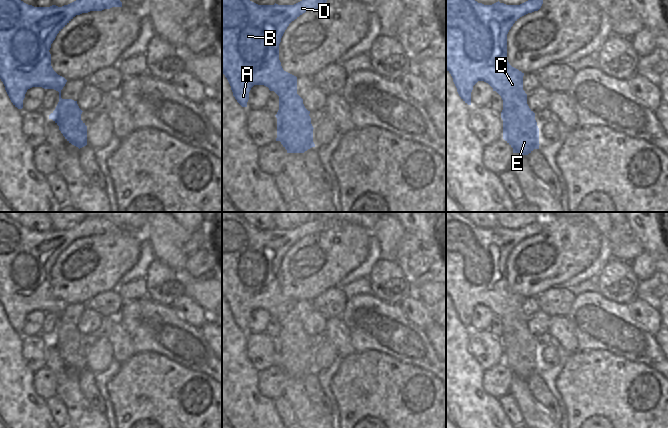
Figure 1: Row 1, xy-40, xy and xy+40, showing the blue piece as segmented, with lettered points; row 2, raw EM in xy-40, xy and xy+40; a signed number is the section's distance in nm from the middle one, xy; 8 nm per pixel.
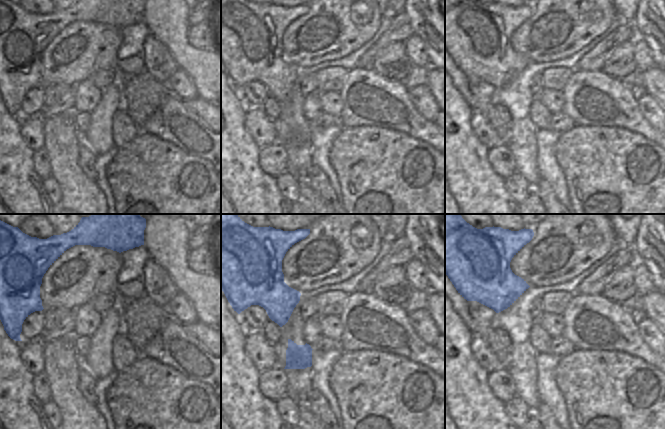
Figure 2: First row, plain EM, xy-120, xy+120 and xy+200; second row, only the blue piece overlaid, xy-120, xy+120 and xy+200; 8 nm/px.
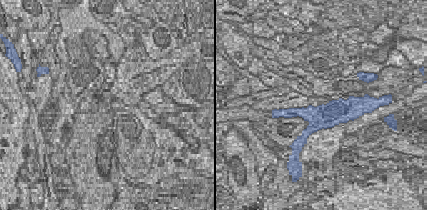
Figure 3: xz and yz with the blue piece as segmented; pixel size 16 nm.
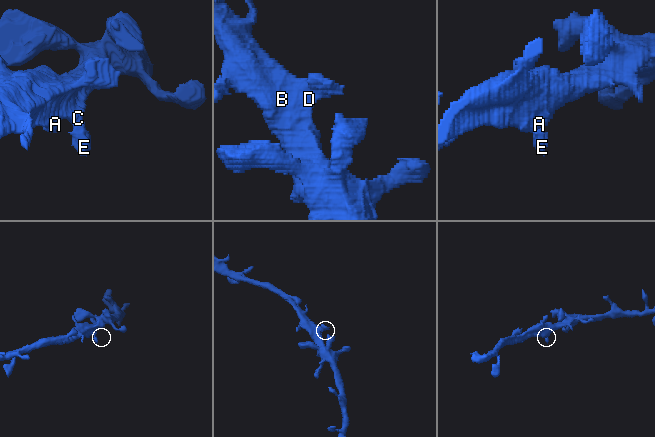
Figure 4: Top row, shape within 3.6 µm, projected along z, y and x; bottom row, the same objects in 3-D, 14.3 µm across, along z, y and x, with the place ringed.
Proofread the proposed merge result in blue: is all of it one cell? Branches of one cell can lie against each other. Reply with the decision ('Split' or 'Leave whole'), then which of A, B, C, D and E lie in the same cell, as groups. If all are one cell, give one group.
Leave whole. Groups: A B C D E.

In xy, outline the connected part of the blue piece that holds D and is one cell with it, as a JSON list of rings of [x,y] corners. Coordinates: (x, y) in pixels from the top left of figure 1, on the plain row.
[[[222,212],[222,297],[227,302],[233,320],[242,331],[247,331],[249,316],[254,309],[264,309],[279,320],[277,342],[277,362],[287,377],[304,377],[315,371],[313,366],[313,350],[303,323],[297,318],[297,301],[284,295],[279,284],[279,268],[289,248],[306,235],[322,231],[327,220],[312,217],[306,223],[294,229],[258,229],[250,225],[241,215],[235,212]]]

